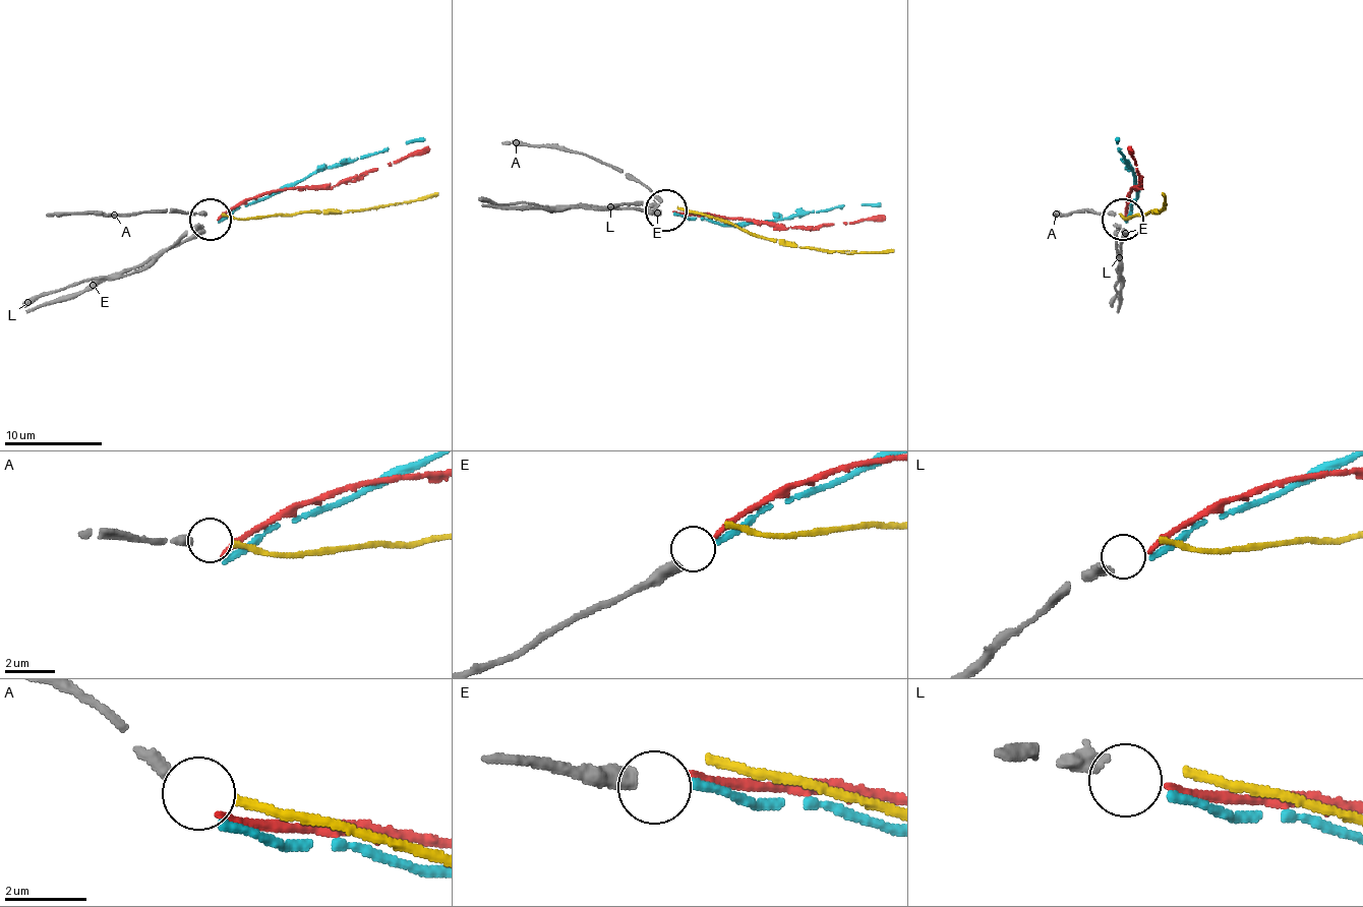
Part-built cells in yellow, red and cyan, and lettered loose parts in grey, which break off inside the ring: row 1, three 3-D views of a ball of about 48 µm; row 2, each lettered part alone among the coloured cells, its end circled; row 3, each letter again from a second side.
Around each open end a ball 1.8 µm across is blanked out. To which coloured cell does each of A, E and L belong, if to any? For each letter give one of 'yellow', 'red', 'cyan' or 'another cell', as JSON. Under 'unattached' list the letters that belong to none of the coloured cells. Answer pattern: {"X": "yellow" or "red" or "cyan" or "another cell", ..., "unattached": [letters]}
{"A": "yellow", "E": "cyan", "L": "red", "unattached": []}

